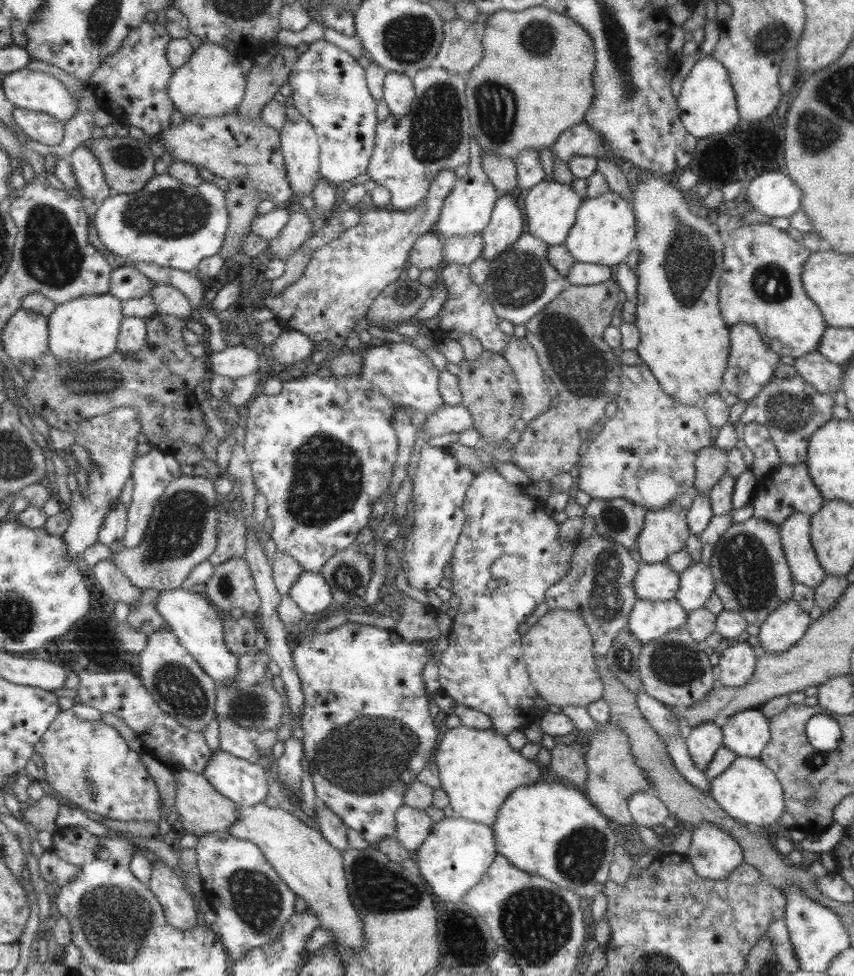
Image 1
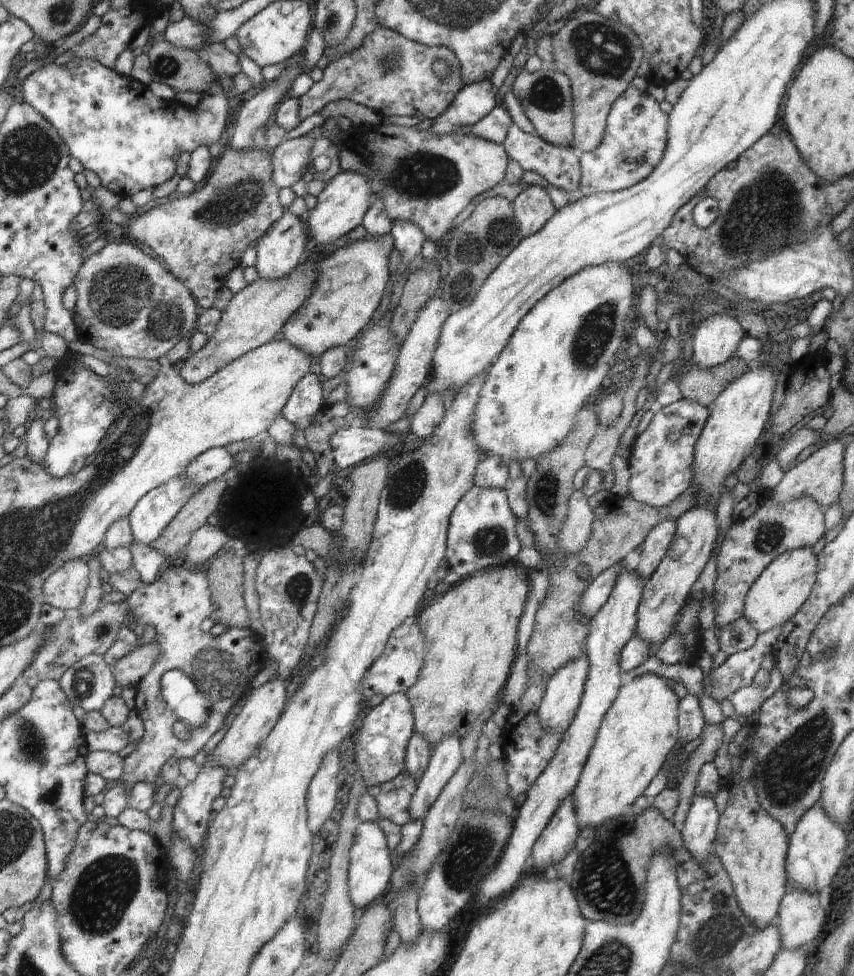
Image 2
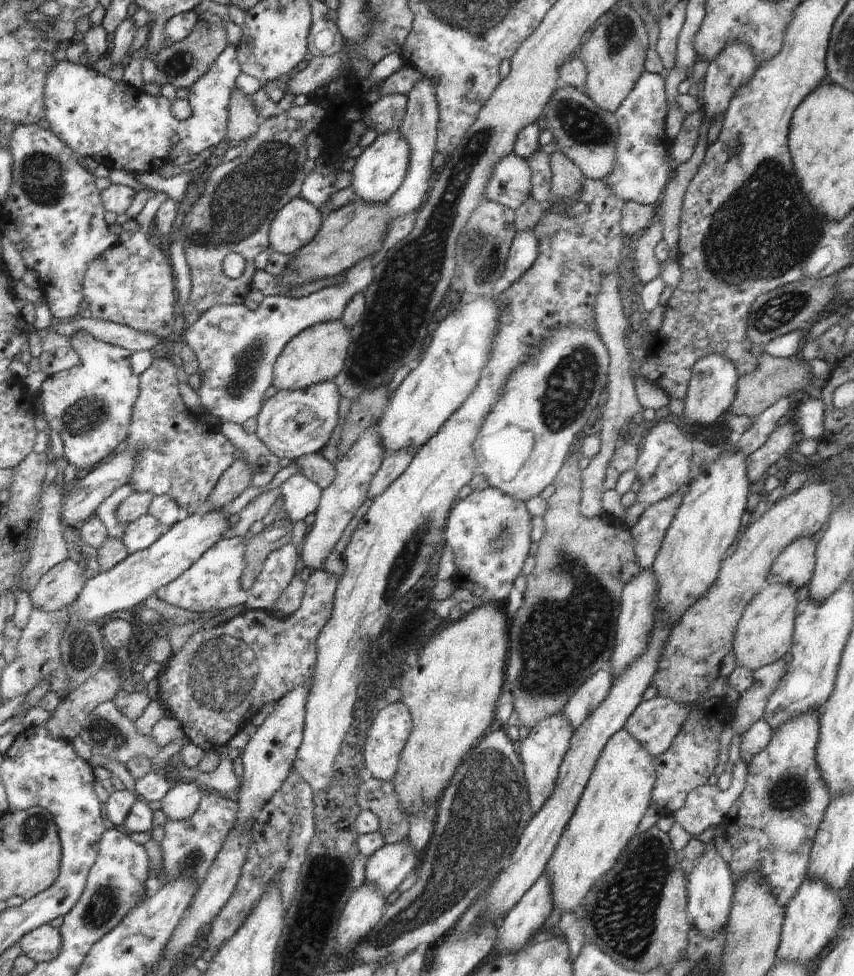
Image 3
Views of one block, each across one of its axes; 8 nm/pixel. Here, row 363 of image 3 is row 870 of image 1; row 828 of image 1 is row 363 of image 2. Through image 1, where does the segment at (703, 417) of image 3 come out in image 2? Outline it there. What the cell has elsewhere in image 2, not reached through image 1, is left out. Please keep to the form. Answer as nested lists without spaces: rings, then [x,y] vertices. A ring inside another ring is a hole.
[[[726,313],[707,316],[695,332],[691,361],[704,370],[734,358],[739,342],[745,337],[740,323]]]

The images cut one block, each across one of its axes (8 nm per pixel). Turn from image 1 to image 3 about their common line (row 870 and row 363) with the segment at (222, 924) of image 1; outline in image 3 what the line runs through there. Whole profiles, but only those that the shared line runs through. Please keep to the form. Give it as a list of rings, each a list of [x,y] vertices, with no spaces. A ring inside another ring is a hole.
[[[381,253],[360,260],[346,272],[342,284],[322,288],[303,298],[266,296],[256,310],[246,308],[243,303],[235,303],[210,308],[194,317],[187,324],[182,338],[198,358],[201,381],[197,394],[204,412],[239,425],[249,418],[256,419],[264,394],[273,384],[274,363],[286,345],[298,333],[315,324],[340,320],[346,304],[372,284],[372,273],[379,257]]]

